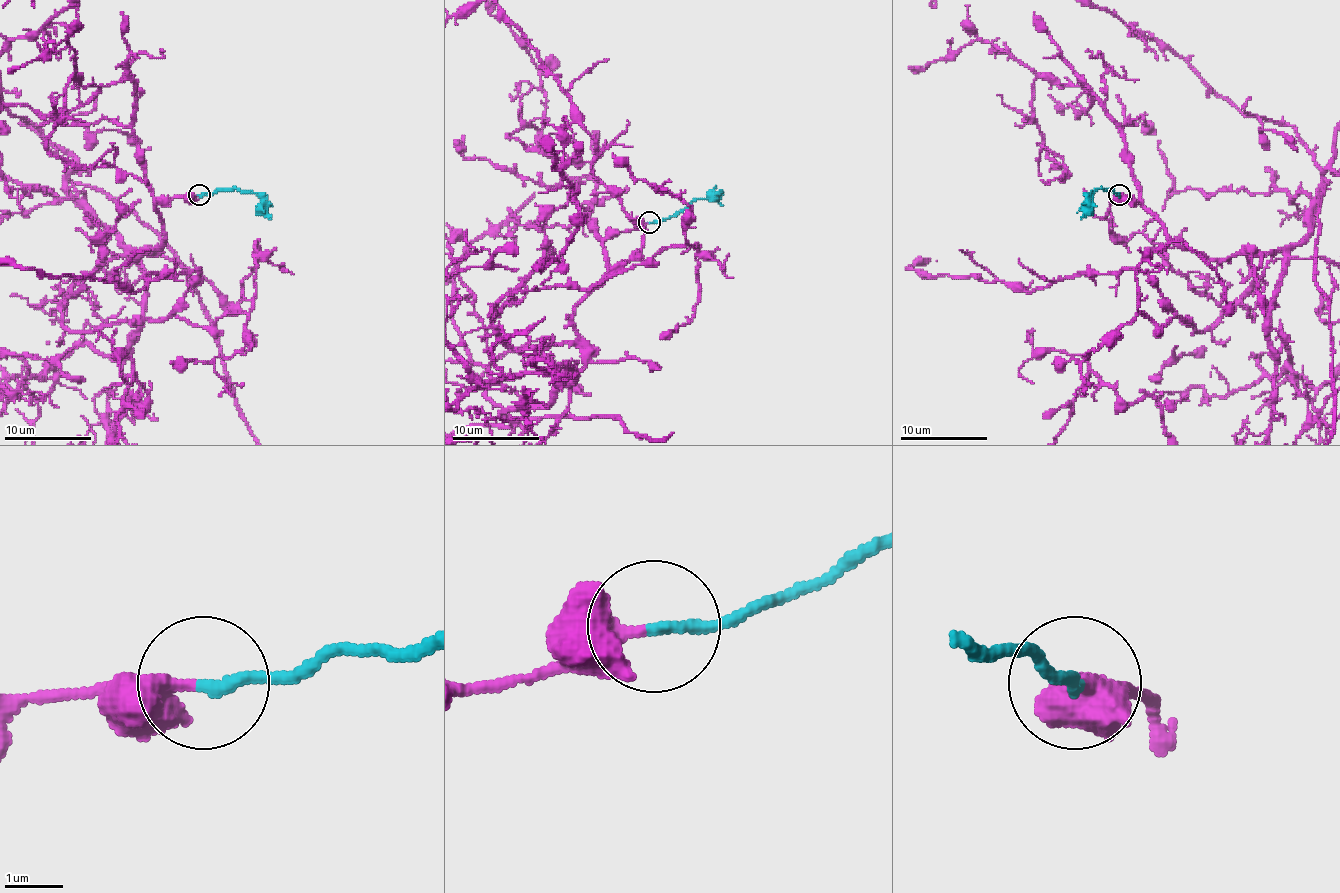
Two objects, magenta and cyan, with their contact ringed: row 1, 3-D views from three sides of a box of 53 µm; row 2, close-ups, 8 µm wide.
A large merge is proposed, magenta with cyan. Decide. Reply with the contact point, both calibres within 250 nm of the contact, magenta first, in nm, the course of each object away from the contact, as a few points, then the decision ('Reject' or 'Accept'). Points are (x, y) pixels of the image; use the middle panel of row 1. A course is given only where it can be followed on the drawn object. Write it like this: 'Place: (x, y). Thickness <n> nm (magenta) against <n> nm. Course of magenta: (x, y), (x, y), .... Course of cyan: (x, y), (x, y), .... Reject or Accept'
Place: (649, 222). Thickness 420 nm (magenta) against 200 nm. Course of cyan: (650, 223), (676, 216), (693, 201), (714, 199), (722, 190). Accept

